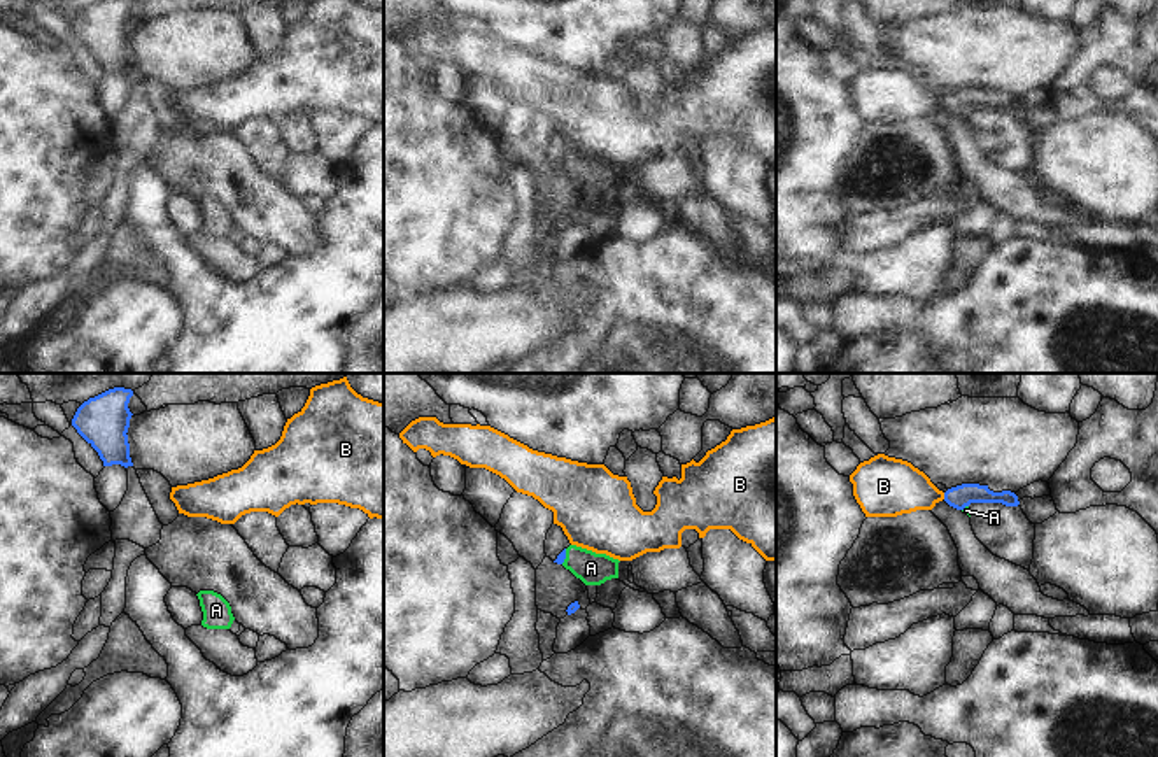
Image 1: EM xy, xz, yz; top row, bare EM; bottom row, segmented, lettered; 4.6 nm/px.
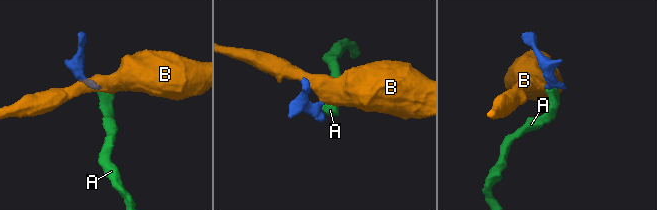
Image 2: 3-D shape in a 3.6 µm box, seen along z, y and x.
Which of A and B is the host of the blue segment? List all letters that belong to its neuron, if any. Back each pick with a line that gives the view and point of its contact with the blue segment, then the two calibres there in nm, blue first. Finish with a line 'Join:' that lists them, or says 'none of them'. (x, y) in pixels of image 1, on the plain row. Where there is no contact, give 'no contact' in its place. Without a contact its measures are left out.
A: contact xz (564, 163); calibres 40 and 150 nm
Join: A

